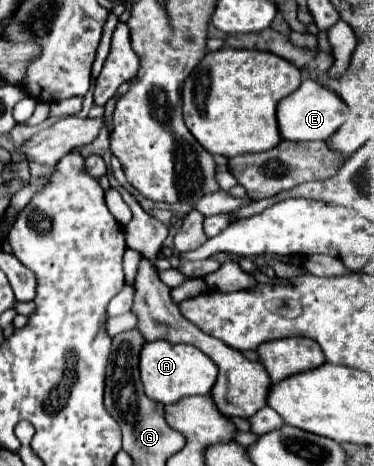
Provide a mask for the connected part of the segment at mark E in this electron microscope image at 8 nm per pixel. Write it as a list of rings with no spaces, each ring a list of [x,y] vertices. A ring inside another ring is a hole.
[[[304,78],[302,86],[292,92],[290,96],[282,98],[278,102],[276,118],[278,118],[278,130],[284,140],[300,142],[300,140],[326,140],[332,132],[336,132],[344,120],[346,120],[348,108],[346,104],[328,88],[318,84],[312,78]]]

